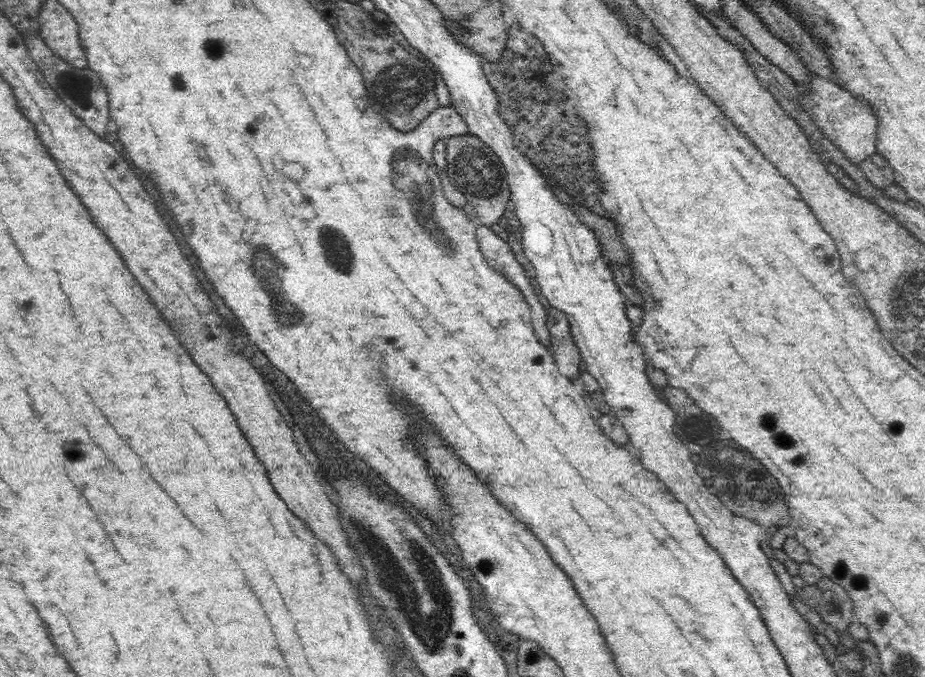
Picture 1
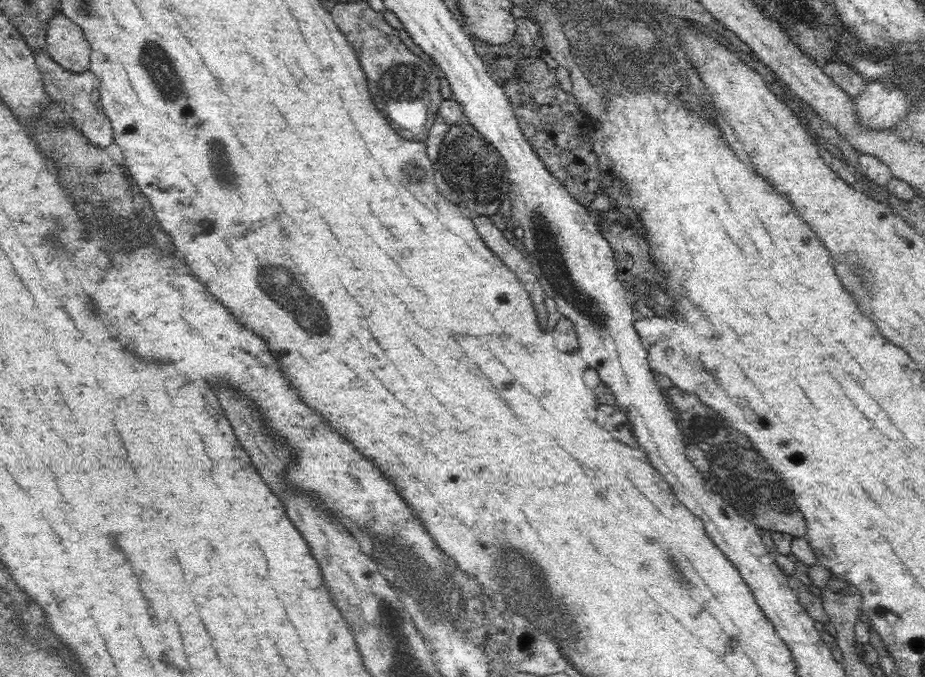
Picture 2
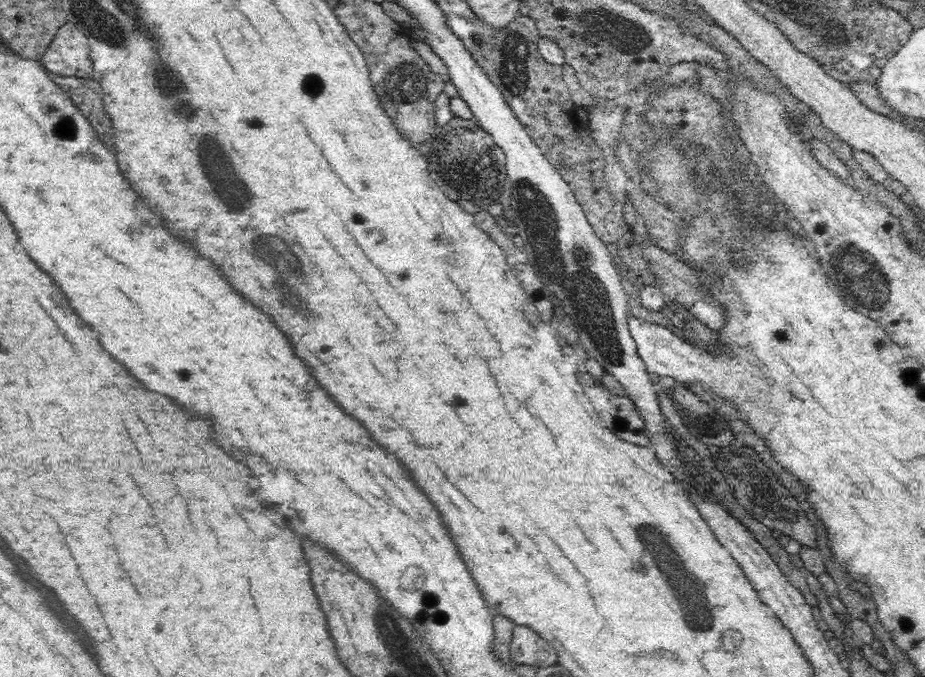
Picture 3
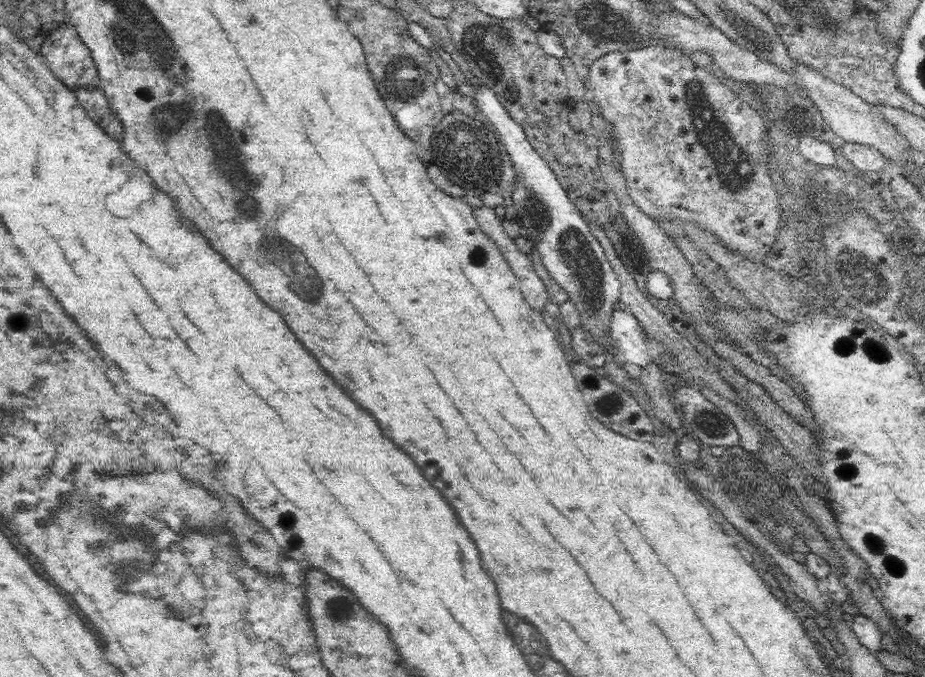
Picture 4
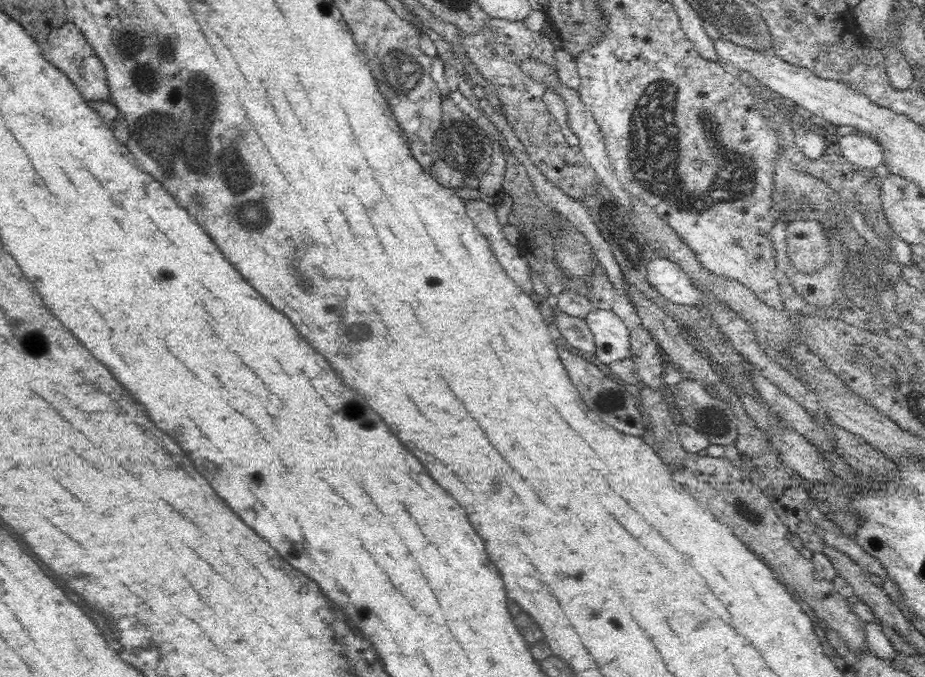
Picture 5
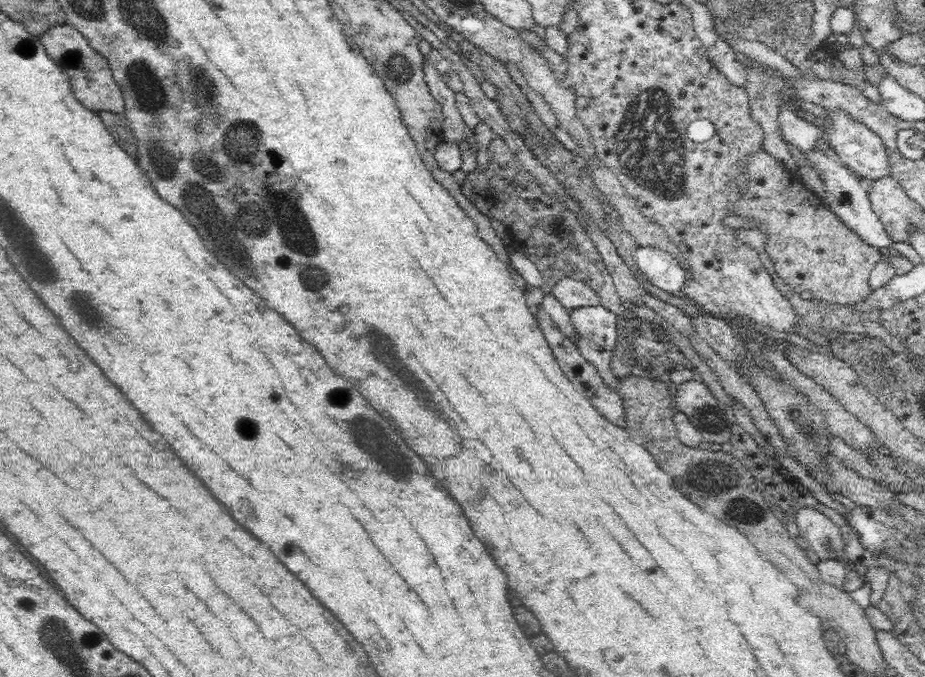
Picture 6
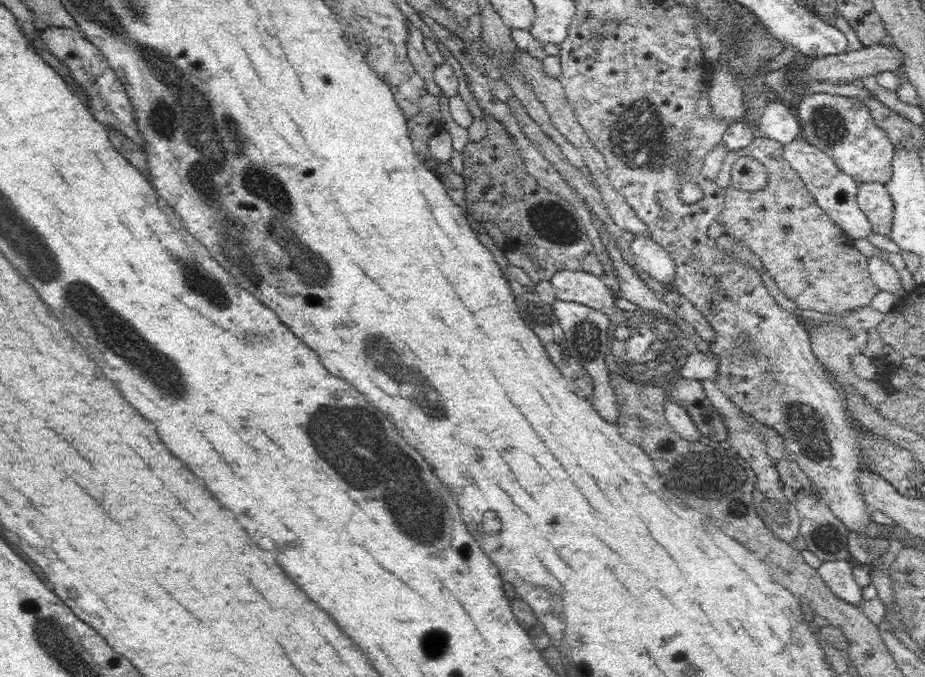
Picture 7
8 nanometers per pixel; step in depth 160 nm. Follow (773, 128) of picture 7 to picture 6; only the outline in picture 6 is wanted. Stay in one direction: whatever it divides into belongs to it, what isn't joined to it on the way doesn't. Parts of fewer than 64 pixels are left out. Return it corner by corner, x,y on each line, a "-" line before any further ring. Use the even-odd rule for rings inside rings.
792,104
781,109
778,119
783,139
802,153
809,153
823,136
823,129
799,117

